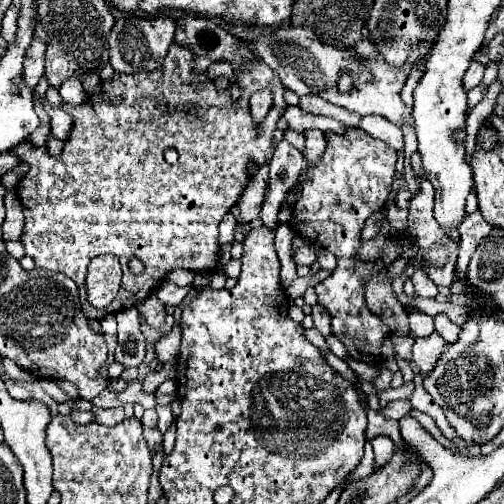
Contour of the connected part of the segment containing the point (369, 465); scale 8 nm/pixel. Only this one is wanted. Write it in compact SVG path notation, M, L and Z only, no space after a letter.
M366 441L361 463L357 465L357 469L355 469L351 475L347 475L347 479L345 479L345 483L343 483L343 485L347 487L351 481L355 481L355 479L361 479L361 477L367 477L369 473L373 473L373 465L375 465L375 461L372 445L369 441Z

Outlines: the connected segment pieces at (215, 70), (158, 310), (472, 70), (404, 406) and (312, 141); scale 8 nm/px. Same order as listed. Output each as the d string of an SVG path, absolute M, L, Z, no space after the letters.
M211 63L207 71L209 71L209 77L219 77L219 75L231 77L233 75L233 67L229 67L227 63Z
M151 295L141 305L137 305L137 311L141 311L141 315L151 327L161 327L165 323L165 307L157 301L155 295Z
M473 61L473 63L469 65L469 69L467 69L465 77L463 77L465 91L469 91L469 89L477 87L477 85L481 83L481 79L483 79L483 73L485 73L485 67L483 67L481 63L475 63L475 61Z
M399 399L399 401L393 401L393 403L389 403L389 407L385 407L385 409L381 409L379 413L383 413L385 417L391 417L391 419L401 419L401 417L407 417L407 415L411 415L411 403L407 401L407 399Z
M319 129L305 131L305 159L311 167L315 167L325 153L325 135Z

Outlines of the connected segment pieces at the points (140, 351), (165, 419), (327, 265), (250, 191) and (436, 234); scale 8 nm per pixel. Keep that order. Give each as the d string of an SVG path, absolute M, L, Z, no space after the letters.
M121 311L115 315L119 323L119 345L115 349L115 361L125 367L137 367L141 365L145 357L145 337L139 331L139 315L137 311Z
M155 405L155 411L157 411L157 415L159 415L159 431L167 431L169 429L169 425L171 425L171 421L173 421L173 413L171 413L171 407L169 405L165 405L165 407L159 407L159 405Z
M323 249L321 253L317 254L317 261L321 269L329 271L333 271L337 264L335 255L326 249Z
M267 165L257 171L257 175L247 185L241 201L237 203L241 219L253 221L259 215L259 209L265 203L265 181L269 181L269 169L267 169Z
M417 179L417 183L421 185L421 191L417 193L417 197L413 197L411 205L409 205L409 235L415 237L419 241L419 249L421 249L421 267L425 267L429 279L435 285L445 285L449 287L453 283L453 267L457 261L457 243L445 235L445 231L441 229L441 225L437 225L435 217L433 217L433 201L435 201L435 189L427 179Z

